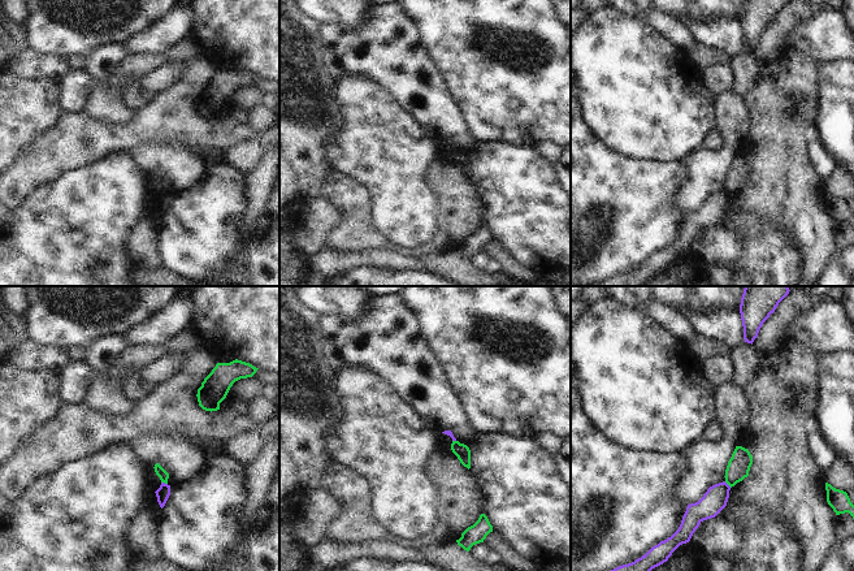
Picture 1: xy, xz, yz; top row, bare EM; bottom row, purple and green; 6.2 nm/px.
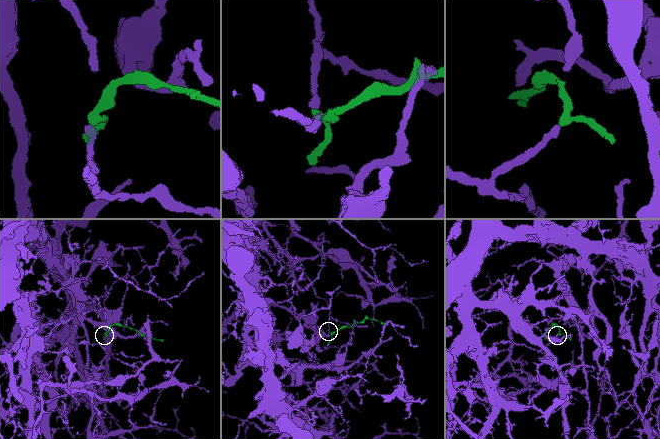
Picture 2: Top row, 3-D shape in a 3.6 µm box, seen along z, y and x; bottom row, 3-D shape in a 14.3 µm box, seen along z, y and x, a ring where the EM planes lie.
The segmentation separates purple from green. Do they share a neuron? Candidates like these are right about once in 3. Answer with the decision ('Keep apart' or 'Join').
Keep apart

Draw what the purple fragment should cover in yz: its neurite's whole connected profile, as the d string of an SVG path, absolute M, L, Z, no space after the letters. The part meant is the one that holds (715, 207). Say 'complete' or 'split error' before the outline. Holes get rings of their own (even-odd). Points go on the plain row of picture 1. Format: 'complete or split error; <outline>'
complete; M725 190L710 195L698 211L688 213L679 238L671 246L634 271L590 286L645 286L653 277L667 271L680 254L689 251L703 229L715 226L727 215L729 199Z

